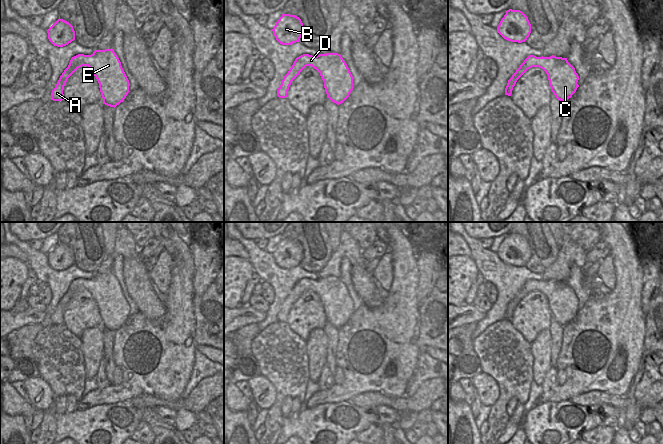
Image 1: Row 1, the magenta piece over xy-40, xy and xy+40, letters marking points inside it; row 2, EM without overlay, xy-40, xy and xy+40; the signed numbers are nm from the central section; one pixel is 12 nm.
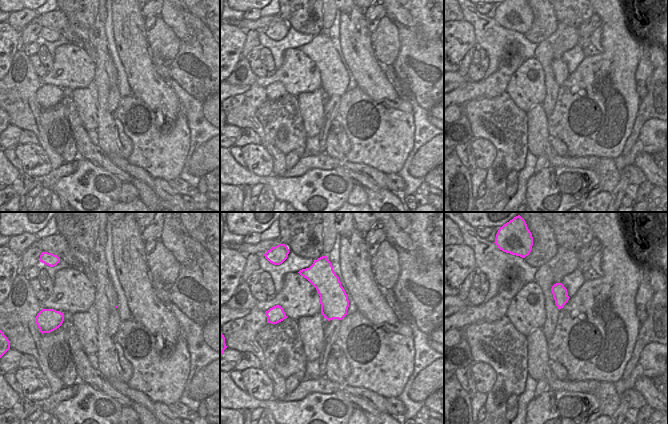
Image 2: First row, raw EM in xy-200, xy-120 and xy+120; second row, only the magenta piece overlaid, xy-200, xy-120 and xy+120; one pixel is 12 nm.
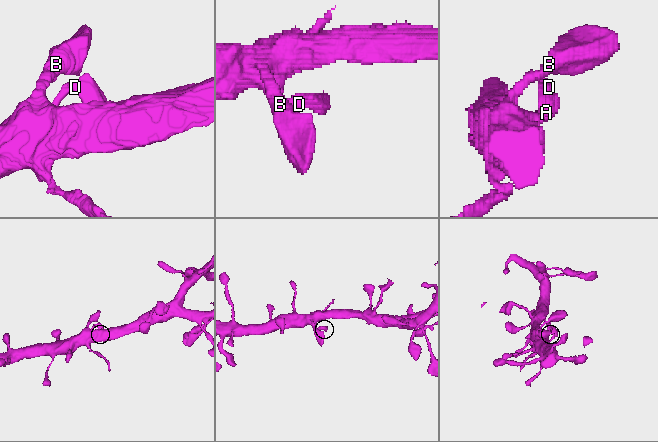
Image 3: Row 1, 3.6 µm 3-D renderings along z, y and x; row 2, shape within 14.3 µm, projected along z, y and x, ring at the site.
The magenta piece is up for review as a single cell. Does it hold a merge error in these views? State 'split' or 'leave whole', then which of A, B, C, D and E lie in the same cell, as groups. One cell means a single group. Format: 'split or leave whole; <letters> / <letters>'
leave whole; A B C D E

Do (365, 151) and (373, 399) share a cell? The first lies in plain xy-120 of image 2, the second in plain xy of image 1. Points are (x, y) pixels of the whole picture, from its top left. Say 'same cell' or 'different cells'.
different cells

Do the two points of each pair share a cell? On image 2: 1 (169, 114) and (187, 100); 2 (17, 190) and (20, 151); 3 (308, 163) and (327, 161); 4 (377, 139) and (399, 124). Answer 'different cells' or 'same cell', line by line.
1: different cells
2: different cells
3: same cell
4: same cell

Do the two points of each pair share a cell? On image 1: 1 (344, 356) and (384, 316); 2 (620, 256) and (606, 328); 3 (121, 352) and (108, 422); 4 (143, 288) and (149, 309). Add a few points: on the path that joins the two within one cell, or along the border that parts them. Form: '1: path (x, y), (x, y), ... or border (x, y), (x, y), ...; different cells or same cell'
1: path (356, 344), (363, 337), (364, 329), (372, 328); same cell
2: path (624, 274), (624, 302), (620, 310); same cell
3: border (128, 401), (97, 404), (88, 408); different cells
4: path (143, 293), (148, 304); same cell

